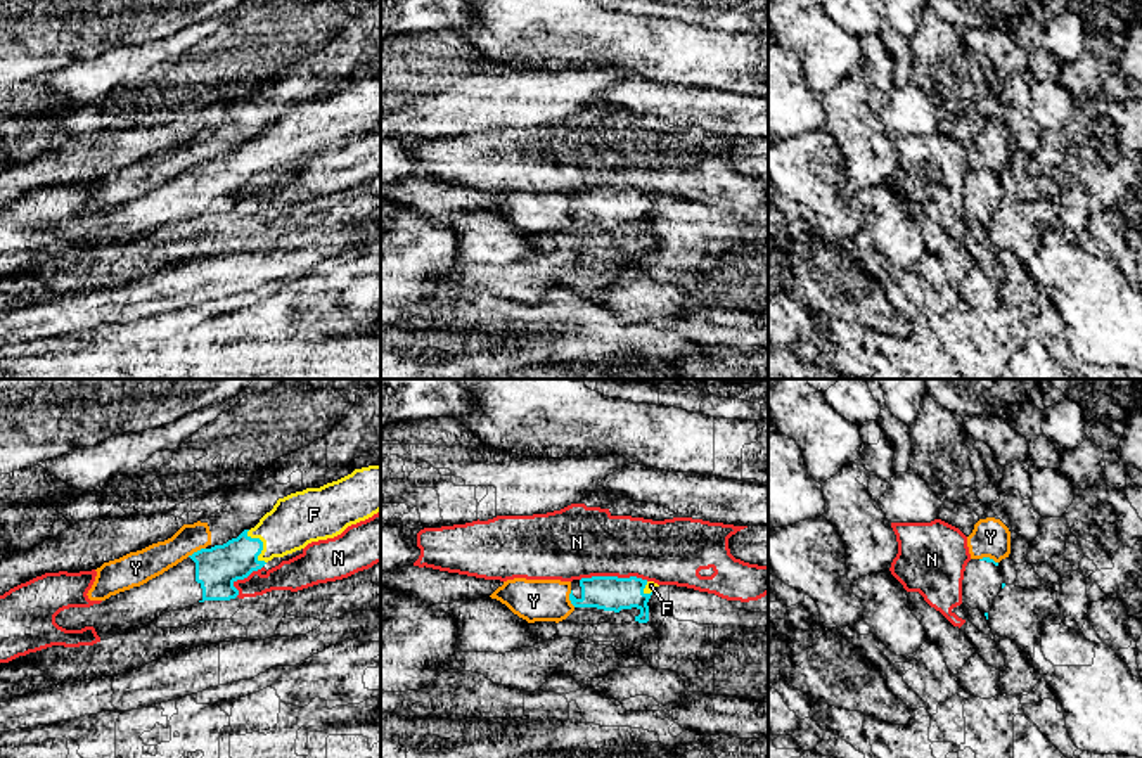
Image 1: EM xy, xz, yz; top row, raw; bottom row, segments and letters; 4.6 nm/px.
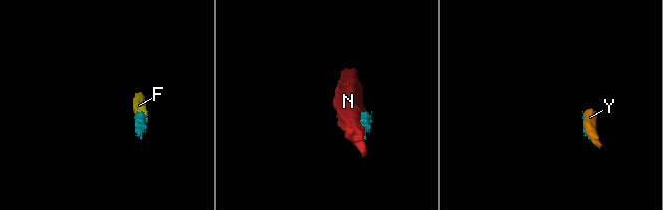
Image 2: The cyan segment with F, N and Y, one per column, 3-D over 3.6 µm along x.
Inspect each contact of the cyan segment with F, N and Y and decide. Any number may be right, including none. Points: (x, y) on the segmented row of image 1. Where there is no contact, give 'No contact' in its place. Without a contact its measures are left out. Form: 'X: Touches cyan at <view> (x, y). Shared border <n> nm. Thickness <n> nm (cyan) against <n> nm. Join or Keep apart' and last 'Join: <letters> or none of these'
F: Touches cyan at xy (262, 546). Shared border 180 nm. Thickness 200 nm (cyan) against 240 nm. Join
N: Touches cyan at xz (615, 577). Shared border 320 nm. Thickness 160 nm (cyan) against 340 nm. Keep apart
Y: Touches cyan at xy (198, 551). Shared border 100 nm. Thickness 200 nm (cyan) against 140 nm. Keep apart
Join: F

